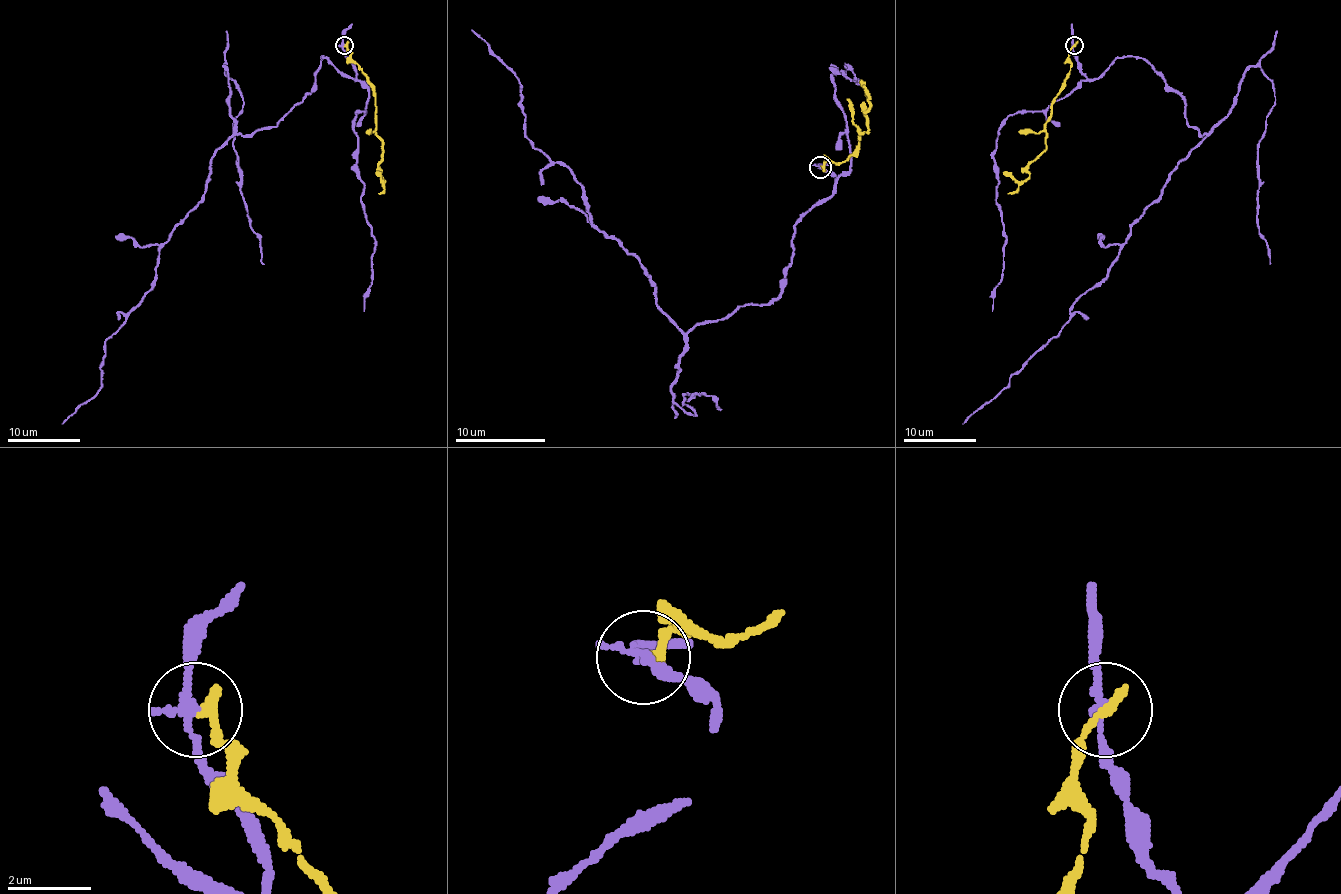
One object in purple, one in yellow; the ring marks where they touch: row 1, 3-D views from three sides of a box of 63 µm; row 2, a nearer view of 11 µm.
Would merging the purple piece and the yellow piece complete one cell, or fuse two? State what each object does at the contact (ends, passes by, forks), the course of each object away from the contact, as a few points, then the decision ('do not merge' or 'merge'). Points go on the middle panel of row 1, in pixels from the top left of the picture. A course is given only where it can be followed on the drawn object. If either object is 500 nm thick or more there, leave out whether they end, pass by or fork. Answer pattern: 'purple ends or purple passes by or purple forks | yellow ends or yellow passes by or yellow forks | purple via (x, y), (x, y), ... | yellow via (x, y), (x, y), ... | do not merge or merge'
purple passes by | yellow ends | purple via (819, 167), (835, 185), (795, 226), (781, 293), (685, 333), (533, 145), (519, 78), (472, 29) | yellow via (822, 167), (828, 161), (844, 161), (857, 147), (860, 132), (866, 132), (862, 111), (869, 105), (860, 80) | do not merge

